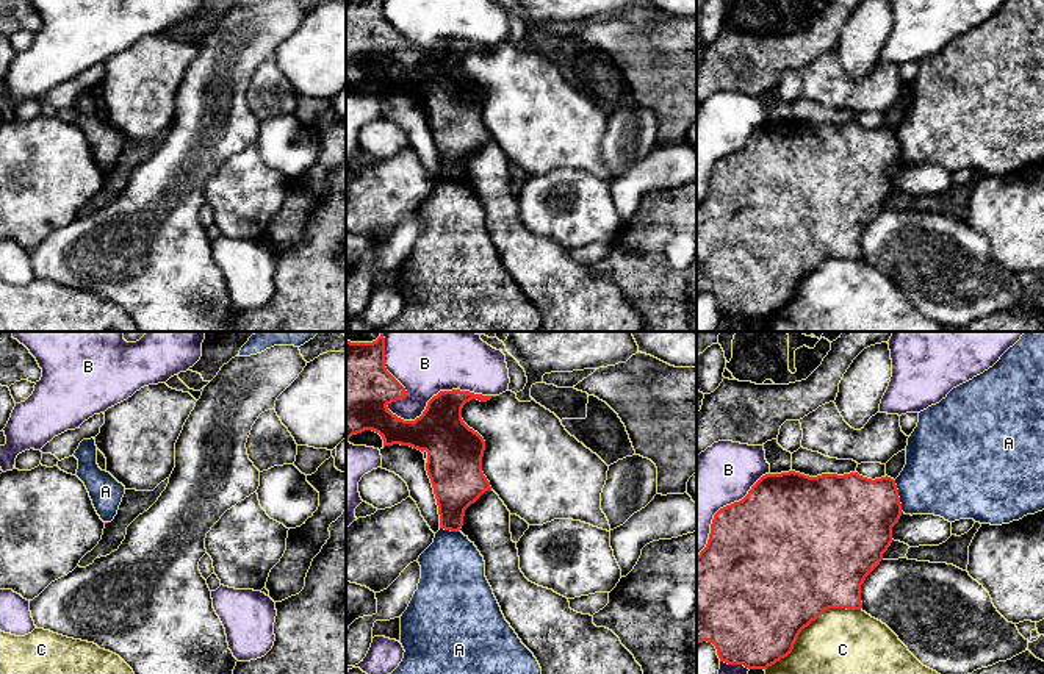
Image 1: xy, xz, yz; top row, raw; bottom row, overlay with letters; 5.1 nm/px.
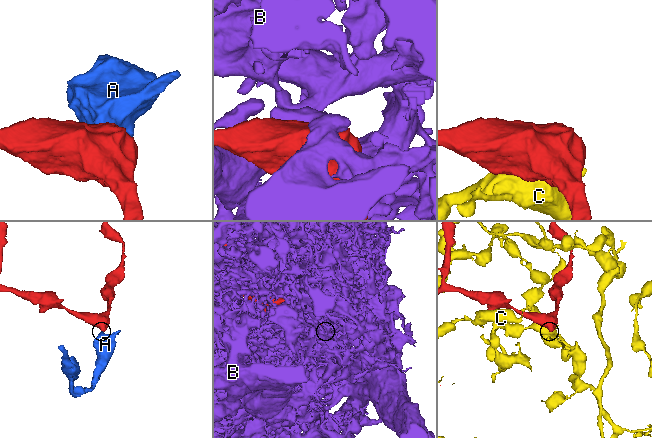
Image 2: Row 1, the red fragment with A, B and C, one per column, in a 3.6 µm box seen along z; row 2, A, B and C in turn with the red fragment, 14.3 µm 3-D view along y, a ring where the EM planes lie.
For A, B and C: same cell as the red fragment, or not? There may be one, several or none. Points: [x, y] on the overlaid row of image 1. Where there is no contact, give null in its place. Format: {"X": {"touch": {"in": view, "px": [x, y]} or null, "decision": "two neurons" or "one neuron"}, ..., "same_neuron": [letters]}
{"A": {"touch": {"in": "yz", "px": [897, 496]}, "decision": "two neurons"}, "B": {"touch": {"in": "xz", "px": [403, 419]}, "decision": "two neurons"}, "C": {"touch": {"in": "yz", "px": [806, 626]}, "decision": "two neurons"}, "same_neuron": []}

